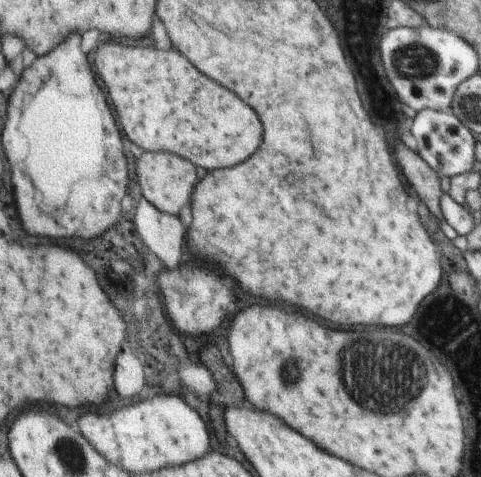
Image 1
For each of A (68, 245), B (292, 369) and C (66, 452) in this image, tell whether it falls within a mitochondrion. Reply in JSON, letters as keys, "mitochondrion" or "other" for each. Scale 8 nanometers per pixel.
{"A":"other","B":"mitochondrion","C":"mitochondrion"}

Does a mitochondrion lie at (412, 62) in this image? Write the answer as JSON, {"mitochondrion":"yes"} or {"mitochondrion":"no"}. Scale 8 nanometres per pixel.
{"mitochondrion":"yes"}

